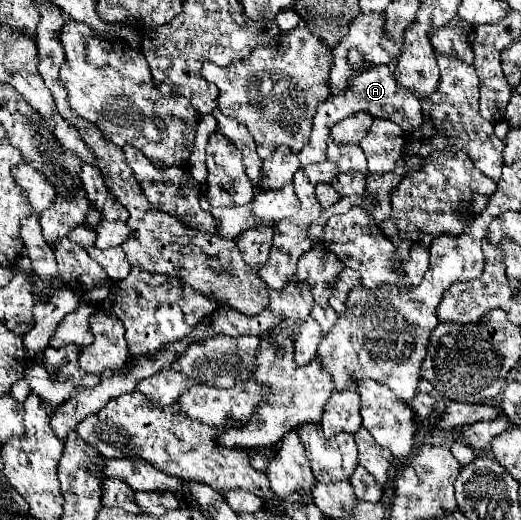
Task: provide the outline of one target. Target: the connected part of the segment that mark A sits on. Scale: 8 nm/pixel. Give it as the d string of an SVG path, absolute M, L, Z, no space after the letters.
M390 66L366 68L364 72L352 74L348 78L348 86L346 86L346 90L342 94L338 94L338 96L332 94L324 104L320 104L320 108L318 108L318 112L314 116L314 126L312 126L310 142L298 152L302 168L304 168L304 164L326 160L326 140L330 136L328 126L332 126L334 122L340 122L340 120L352 116L354 112L368 112L374 118L392 120L404 132L410 132L412 128L416 128L416 124L420 124L420 100L406 86L396 82L394 70Z

